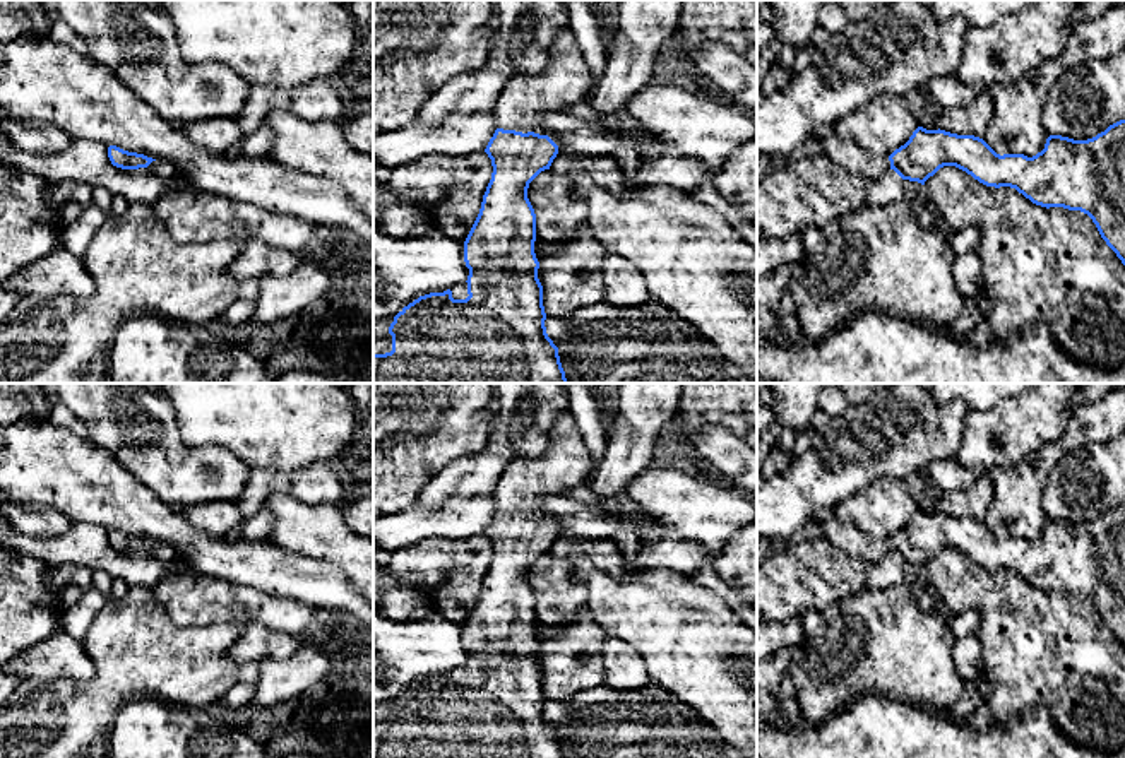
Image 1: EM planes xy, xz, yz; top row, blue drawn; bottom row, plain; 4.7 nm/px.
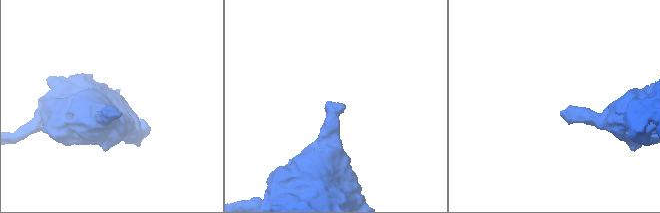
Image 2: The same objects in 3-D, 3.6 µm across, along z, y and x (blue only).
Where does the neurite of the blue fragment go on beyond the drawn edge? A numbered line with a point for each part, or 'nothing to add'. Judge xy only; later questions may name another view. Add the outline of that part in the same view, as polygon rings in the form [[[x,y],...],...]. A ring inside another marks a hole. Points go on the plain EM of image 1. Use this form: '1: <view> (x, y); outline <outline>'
1: xy (161, 551); outline [[[156,542],[147,551],[139,551],[139,553],[149,553],[152,558],[158,558],[166,563],[176,556],[176,553],[168,544],[163,542]]]

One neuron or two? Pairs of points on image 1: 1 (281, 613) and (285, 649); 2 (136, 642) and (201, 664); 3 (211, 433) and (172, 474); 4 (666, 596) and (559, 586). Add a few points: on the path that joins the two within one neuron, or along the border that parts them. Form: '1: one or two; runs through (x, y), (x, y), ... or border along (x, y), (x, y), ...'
1: two; border along (244, 623), (255, 621), (298, 635)
2: one; runs through (151, 656), (173, 664), (185, 664)
3: two; border along (173, 416), (185, 444), (220, 445), (238, 459)
4: two; border along (586, 586), (591, 592), (591, 601), (586, 608)

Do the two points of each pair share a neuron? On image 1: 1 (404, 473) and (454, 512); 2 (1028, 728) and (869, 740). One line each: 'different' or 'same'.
1: different
2: same

